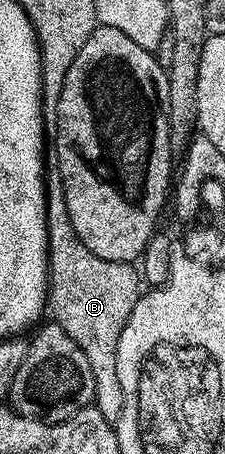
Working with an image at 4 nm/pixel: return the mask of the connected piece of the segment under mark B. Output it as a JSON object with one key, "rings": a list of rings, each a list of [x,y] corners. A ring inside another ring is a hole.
{"rings":[[[57,176],[47,177],[46,180],[46,227],[48,228],[48,310],[53,321],[60,324],[60,328],[64,328],[64,332],[68,332],[68,336],[72,336],[72,340],[76,340],[76,344],[80,344],[80,352],[84,352],[84,357],[88,359],[88,364],[92,368],[92,380],[94,381],[94,400],[93,409],[100,413],[110,421],[111,424],[117,423],[120,416],[120,408],[124,408],[124,392],[120,389],[120,376],[116,376],[116,348],[120,344],[120,332],[124,332],[124,324],[128,324],[128,316],[132,316],[132,308],[136,308],[140,297],[140,274],[137,269],[129,262],[113,262],[112,260],[104,260],[100,256],[96,256],[92,251],[84,245],[76,236],[76,232],[70,223],[68,216],[68,204],[64,200],[64,188],[62,187],[62,179]]]}

